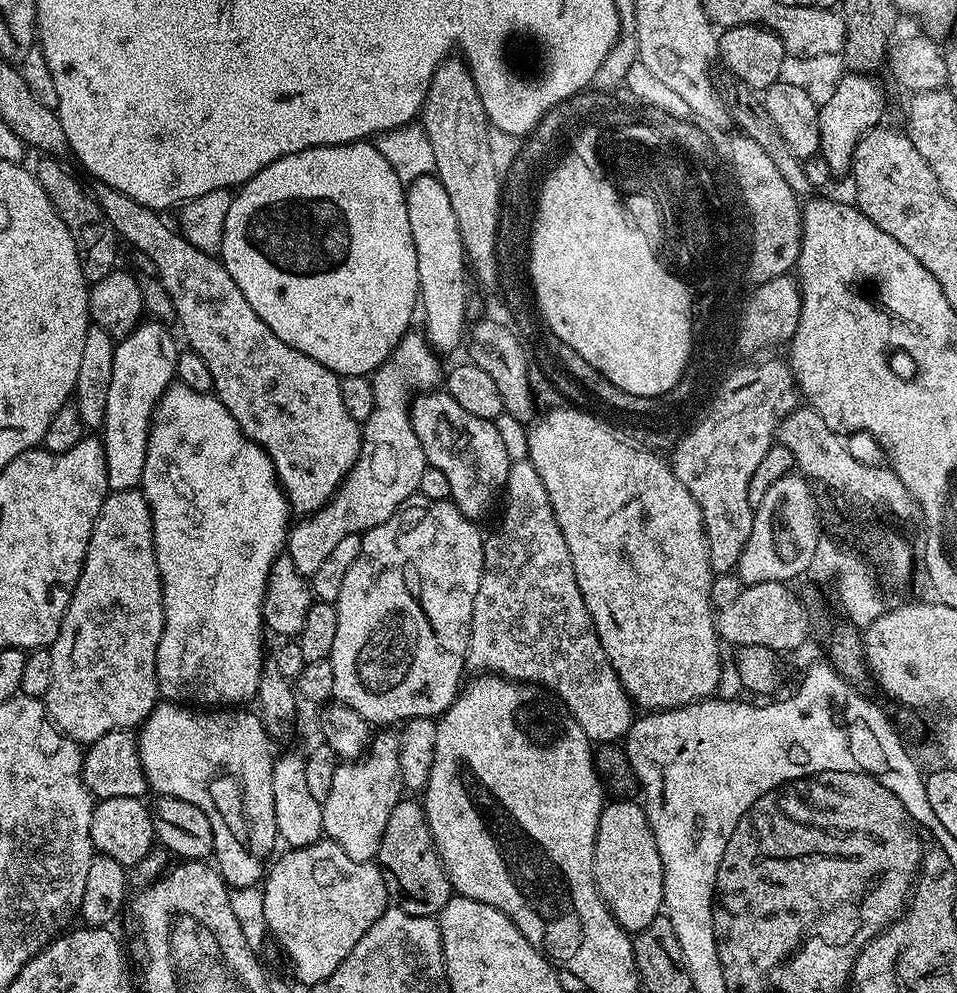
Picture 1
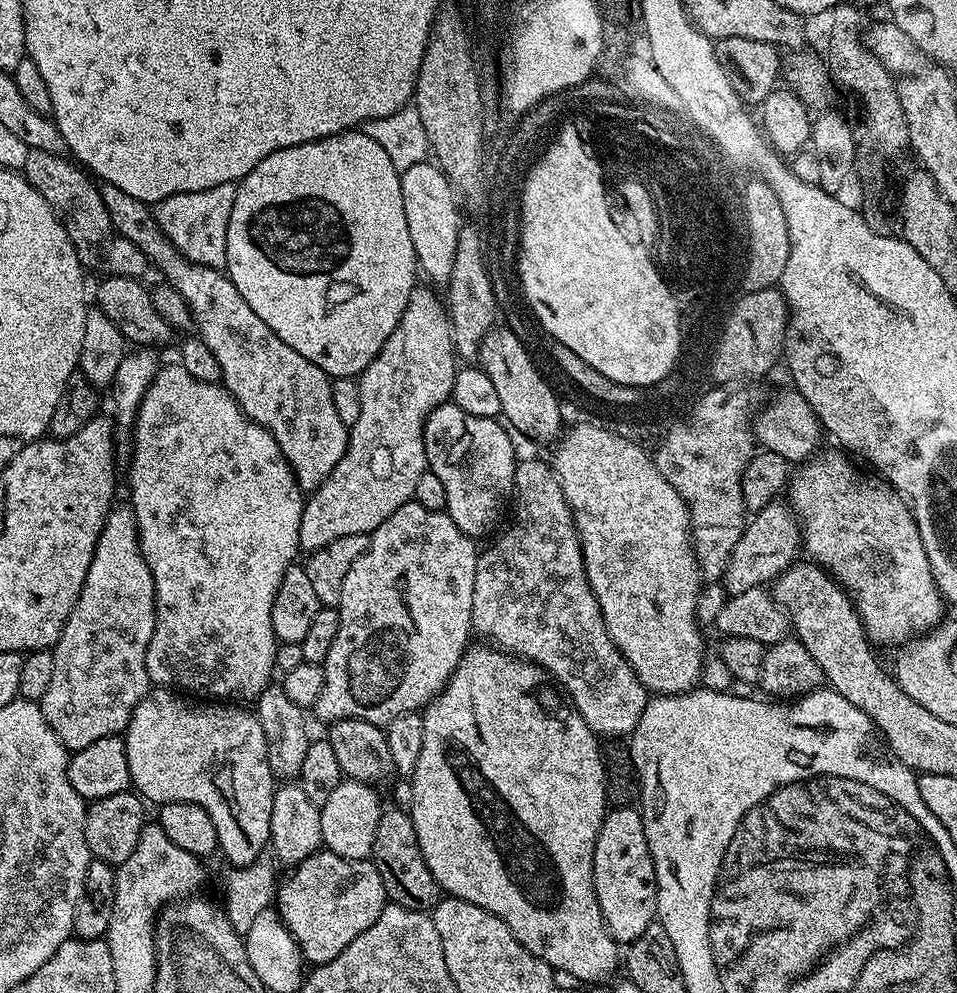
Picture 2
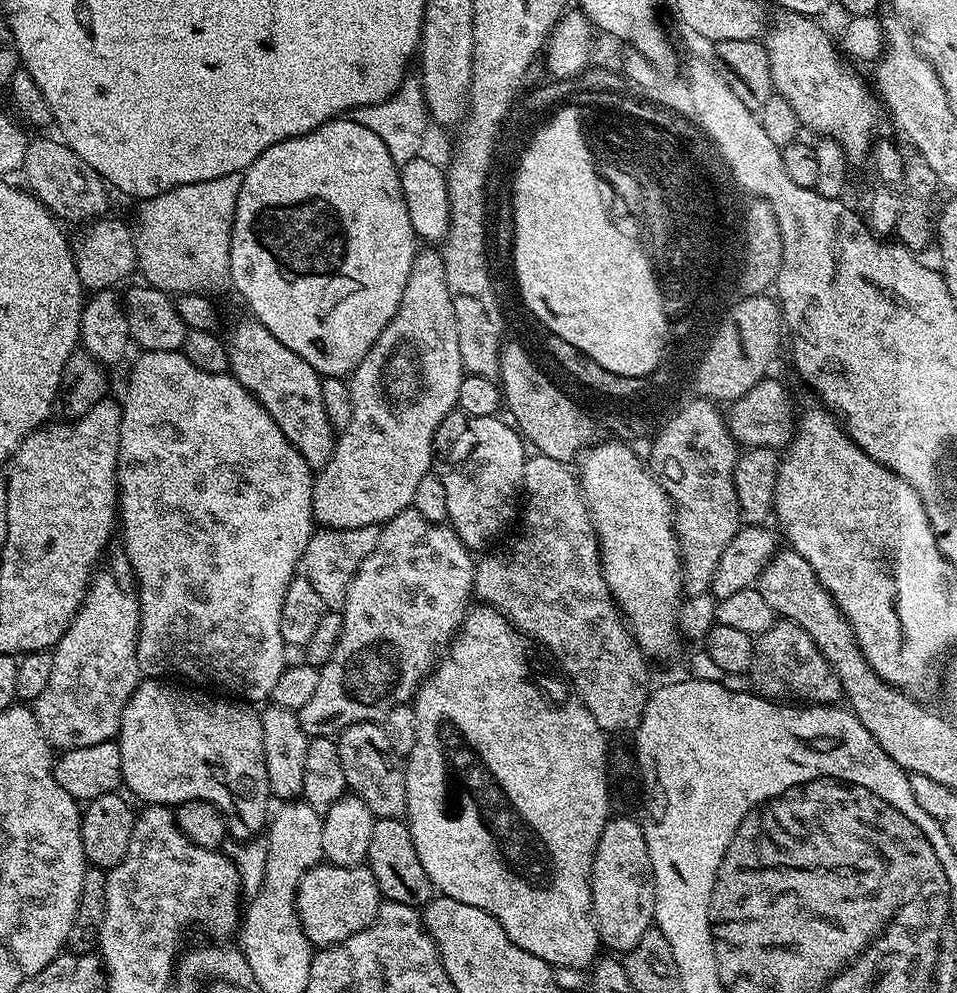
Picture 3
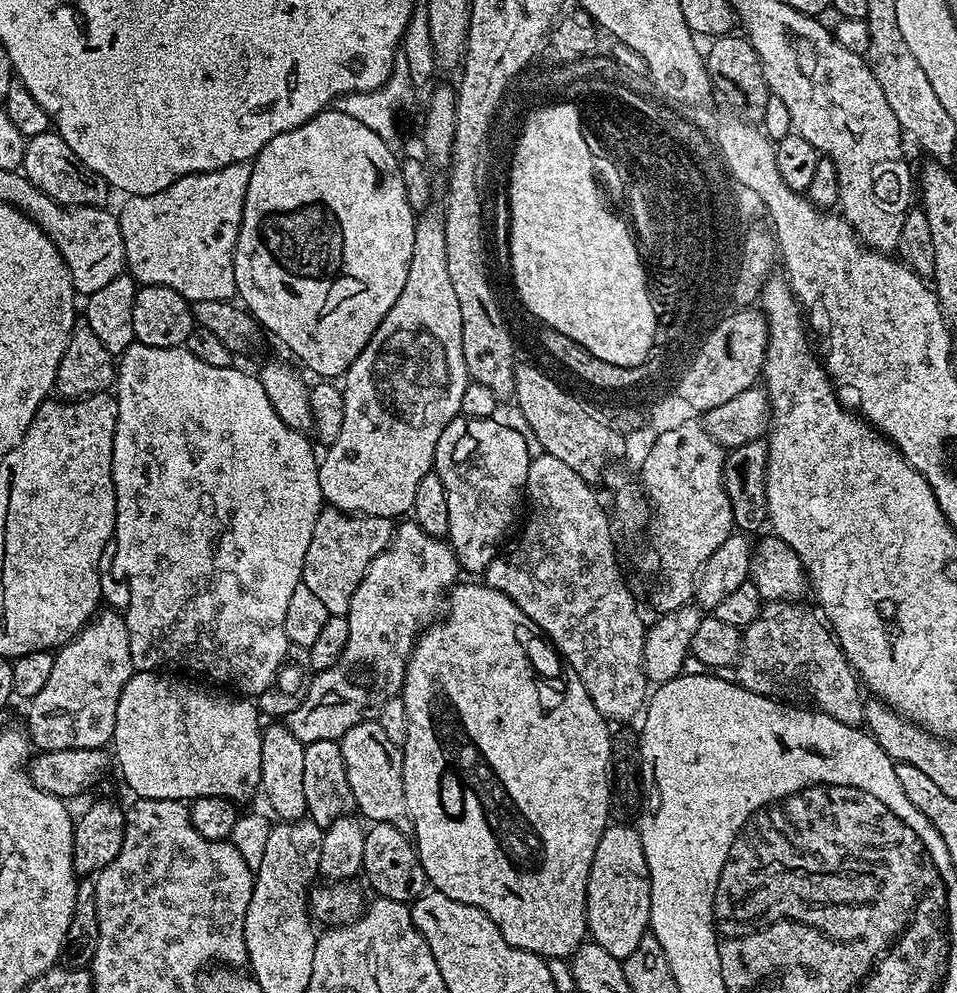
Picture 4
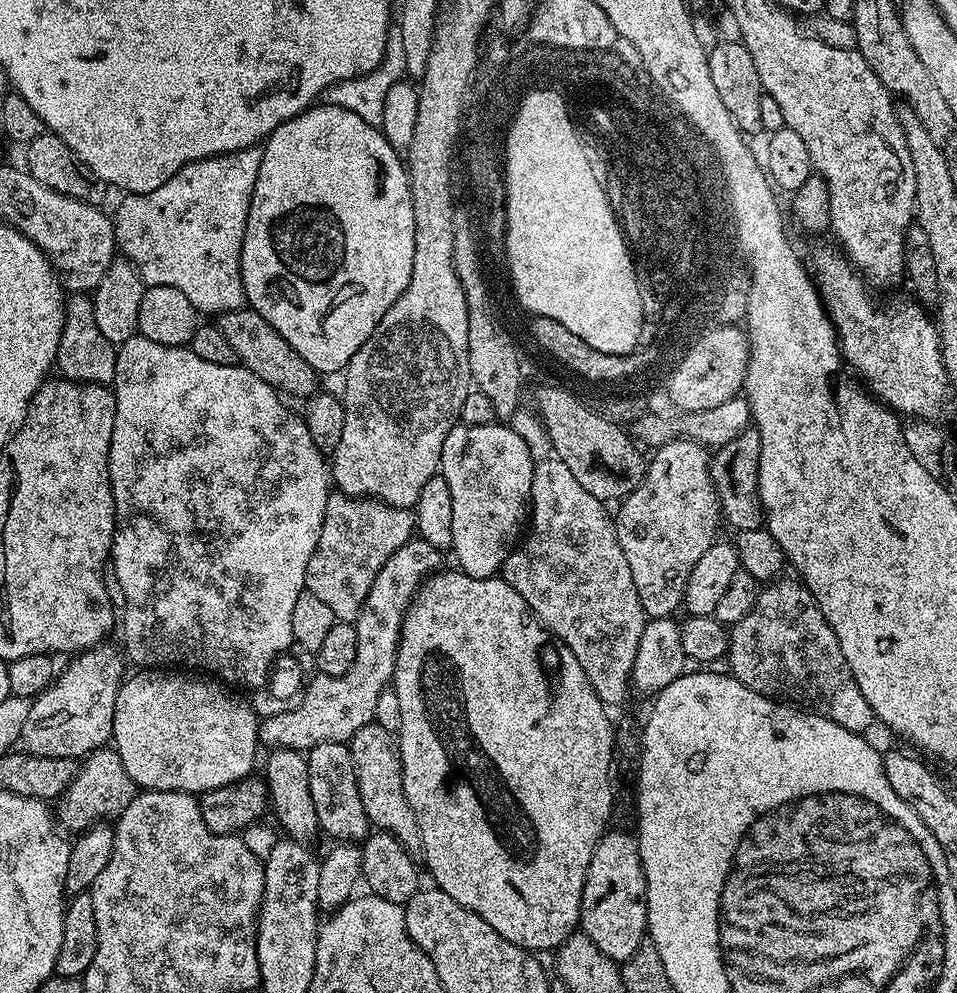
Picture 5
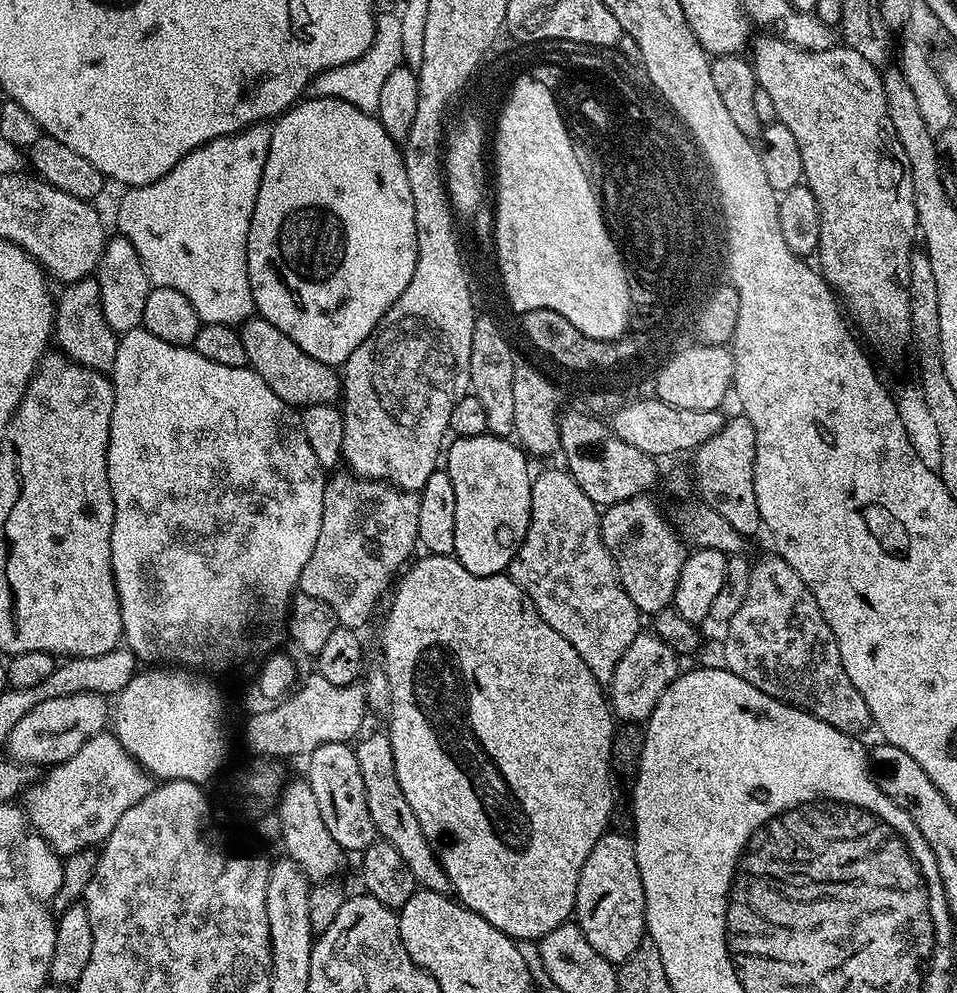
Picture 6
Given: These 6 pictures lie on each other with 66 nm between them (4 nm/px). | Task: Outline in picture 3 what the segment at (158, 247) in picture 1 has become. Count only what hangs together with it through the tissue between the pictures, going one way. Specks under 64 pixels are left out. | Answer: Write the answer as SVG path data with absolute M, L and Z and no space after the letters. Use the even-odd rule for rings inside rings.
M247 319L226 336L228 367L231 375L235 376L236 381L263 406L266 414L270 414L270 418L278 422L278 430L286 434L288 441L302 454L302 458L306 458L309 466L319 470L331 458L338 435L330 418L326 418L326 406L322 403L322 377L314 370L314 366L310 366L310 362L298 358L294 350L282 346L282 342L278 342L278 338L274 338L274 334L270 334L270 330L266 330L266 326L262 326L259 320Z

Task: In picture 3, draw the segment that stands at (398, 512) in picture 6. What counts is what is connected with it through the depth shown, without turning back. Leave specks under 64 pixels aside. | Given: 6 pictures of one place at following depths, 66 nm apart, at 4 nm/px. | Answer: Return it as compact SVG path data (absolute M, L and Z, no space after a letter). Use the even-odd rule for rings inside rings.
M374 524L361 528L320 526L313 531L310 542L300 559L300 568L303 576L310 582L310 586L314 586L314 591L322 597L325 609L343 609L354 574L362 566L362 562L370 558L379 541L380 528Z

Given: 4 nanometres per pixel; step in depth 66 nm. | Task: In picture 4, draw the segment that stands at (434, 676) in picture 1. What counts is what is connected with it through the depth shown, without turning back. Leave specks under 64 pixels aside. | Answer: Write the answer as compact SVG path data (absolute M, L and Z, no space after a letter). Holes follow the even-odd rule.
M411 518L400 523L395 525L392 541L386 546L386 550L382 550L382 554L378 554L378 558L374 558L374 562L370 562L358 590L354 590L354 598L350 598L347 615L350 622L350 642L346 642L342 658L338 658L338 662L334 662L330 670L317 672L311 677L313 680L308 684L308 693L300 696L299 706L286 718L290 734L294 734L294 738L298 738L303 744L327 740L339 742L346 730L350 730L350 726L377 719L382 706L386 706L390 698L403 693L406 666L418 633L441 615L446 597L461 579L462 569L456 551L447 539L426 534L426 530L422 530L422 526L418 526Z

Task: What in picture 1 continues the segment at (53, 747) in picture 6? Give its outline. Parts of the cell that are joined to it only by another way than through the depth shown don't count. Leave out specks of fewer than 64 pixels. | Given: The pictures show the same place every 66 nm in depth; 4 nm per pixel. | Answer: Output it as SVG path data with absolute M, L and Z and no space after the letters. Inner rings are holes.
M131 488L121 492L109 492L102 502L102 510L98 510L98 518L94 522L94 530L90 534L90 542L86 546L86 558L82 566L82 574L78 578L76 588L68 603L67 610L60 623L58 638L51 644L50 651L54 662L54 675L50 681L50 690L43 696L44 707L48 710L48 718L70 739L81 746L92 744L102 734L122 732L135 729L144 723L158 703L158 681L156 679L156 651L164 629L164 595L160 581L160 567L156 561L156 547L152 533L152 515L143 491Z

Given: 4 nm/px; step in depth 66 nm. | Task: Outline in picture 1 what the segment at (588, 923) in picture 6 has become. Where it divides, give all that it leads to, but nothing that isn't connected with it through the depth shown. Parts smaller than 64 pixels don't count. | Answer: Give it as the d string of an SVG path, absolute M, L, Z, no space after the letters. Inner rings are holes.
M617 799L605 803L596 831L594 878L596 879L596 889L600 892L604 905L607 906L612 917L623 926L625 932L629 934L640 932L646 926L650 926L650 922L654 922L656 916L661 915L664 907L662 858L658 854L658 846L654 842L648 815L639 803Z

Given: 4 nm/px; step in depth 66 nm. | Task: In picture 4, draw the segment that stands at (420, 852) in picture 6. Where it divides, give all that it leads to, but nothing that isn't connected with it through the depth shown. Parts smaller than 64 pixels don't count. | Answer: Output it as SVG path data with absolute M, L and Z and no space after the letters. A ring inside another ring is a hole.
M379 719L350 726L350 730L346 730L338 743L346 762L346 778L354 790L356 812L372 824L389 824L398 830L411 833L412 819L406 806L406 786L402 786L403 747L390 742L390 737L382 730Z

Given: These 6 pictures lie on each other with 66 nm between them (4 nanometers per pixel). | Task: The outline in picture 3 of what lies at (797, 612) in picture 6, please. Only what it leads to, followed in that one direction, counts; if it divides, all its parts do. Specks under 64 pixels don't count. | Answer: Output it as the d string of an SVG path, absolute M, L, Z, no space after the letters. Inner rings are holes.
M780 618L770 630L755 637L752 649L751 687L759 695L773 702L803 702L808 706L836 706L841 703L844 691L832 664L814 646L814 638L802 626Z

